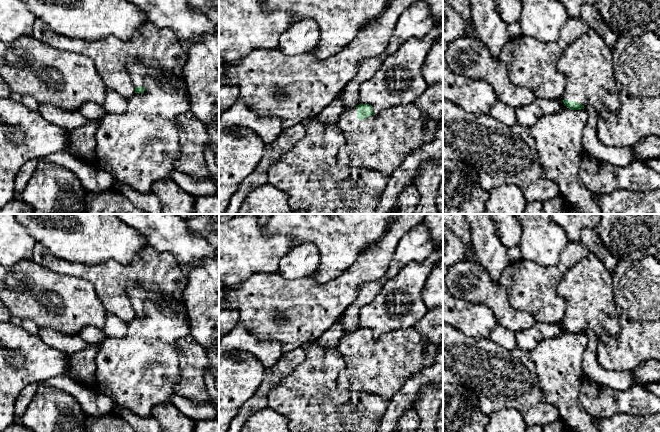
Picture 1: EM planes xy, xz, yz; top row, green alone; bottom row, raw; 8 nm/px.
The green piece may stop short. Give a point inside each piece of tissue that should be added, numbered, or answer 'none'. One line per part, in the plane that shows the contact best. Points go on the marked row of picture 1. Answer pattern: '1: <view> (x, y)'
1: xz (381, 142)

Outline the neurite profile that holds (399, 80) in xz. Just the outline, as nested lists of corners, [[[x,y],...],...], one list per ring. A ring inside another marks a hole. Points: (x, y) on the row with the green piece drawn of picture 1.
[[[441,23],[424,37],[408,40],[394,54],[384,56],[374,75],[361,83],[358,104],[371,105],[374,114],[390,107],[413,104],[428,87],[422,73],[423,64],[442,32]]]

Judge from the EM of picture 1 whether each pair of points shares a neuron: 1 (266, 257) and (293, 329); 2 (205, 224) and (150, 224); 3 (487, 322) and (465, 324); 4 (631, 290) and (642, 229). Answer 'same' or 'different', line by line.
1: different
2: different
3: same
4: different

